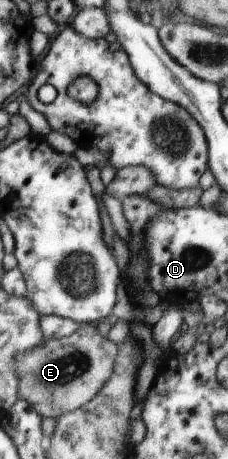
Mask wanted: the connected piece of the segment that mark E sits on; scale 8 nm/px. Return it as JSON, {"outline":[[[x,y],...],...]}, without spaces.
{"outline":[[[83,323],[69,337],[45,339],[17,364],[19,396],[45,417],[59,418],[84,407],[100,394],[114,372],[119,347],[97,332],[96,324]]]}

